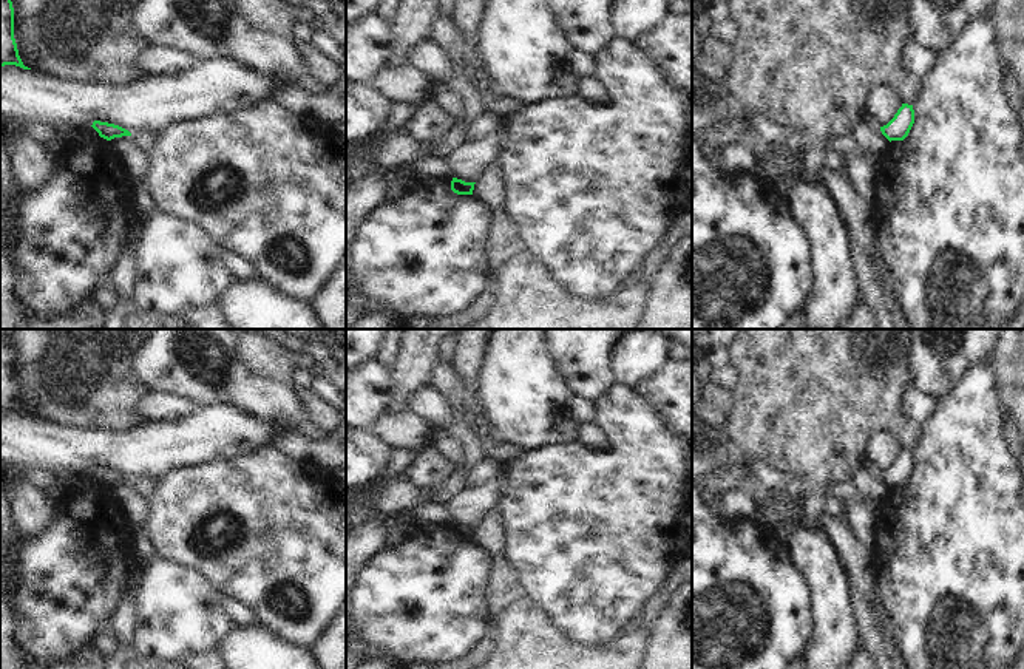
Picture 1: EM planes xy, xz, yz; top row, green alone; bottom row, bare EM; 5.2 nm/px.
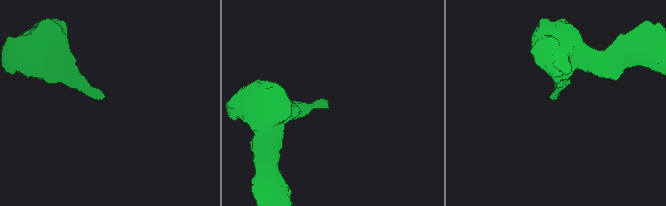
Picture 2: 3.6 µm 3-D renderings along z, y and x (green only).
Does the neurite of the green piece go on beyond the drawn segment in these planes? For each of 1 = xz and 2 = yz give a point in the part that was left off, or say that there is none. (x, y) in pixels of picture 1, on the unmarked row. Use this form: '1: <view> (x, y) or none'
1: none
2: none

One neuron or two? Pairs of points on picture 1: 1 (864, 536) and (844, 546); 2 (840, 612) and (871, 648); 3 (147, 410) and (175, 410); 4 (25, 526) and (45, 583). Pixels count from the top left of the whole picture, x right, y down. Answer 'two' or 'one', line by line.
1: two
2: two
3: one
4: two

